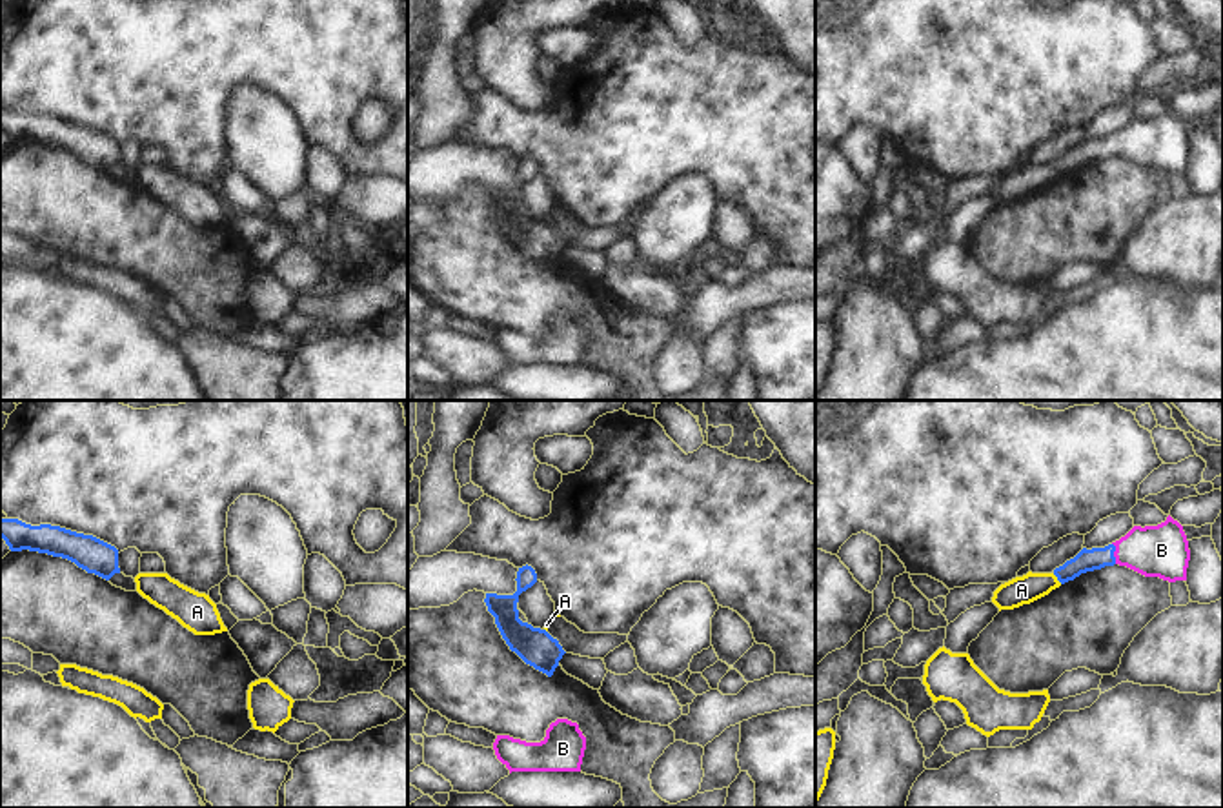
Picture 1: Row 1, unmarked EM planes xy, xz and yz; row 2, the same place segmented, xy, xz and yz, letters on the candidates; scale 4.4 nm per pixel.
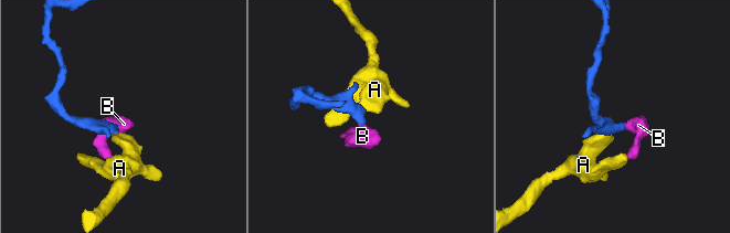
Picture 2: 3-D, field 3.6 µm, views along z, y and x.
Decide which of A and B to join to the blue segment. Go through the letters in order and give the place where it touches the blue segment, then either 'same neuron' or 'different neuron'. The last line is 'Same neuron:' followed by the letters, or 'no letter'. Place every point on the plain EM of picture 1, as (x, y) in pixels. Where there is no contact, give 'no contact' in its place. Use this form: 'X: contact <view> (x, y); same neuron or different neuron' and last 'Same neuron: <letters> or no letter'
A: contact yz (1058, 171); different neuron
B: contact yz (1112, 146); same neuron
Same neuron: B

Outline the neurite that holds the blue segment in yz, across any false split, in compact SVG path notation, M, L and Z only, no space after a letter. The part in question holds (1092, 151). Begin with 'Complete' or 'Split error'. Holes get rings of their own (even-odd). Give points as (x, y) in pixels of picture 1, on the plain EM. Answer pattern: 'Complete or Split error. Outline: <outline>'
Split error. Outline: M1170 107L1157 118L1134 118L1125 129L1105 140L1083 140L1074 151L1054 162L1061 177L1105 158L1127 158L1145 169L1168 175L1187 173L1190 153L1183 118Z

